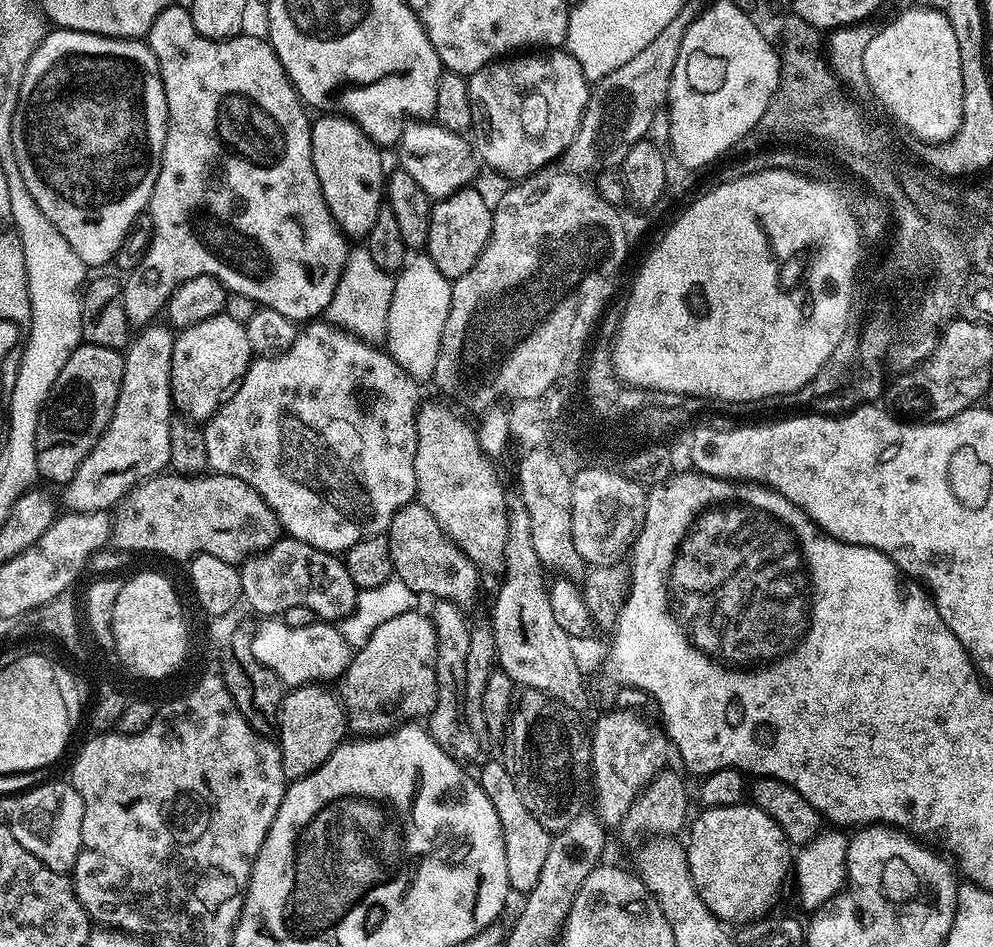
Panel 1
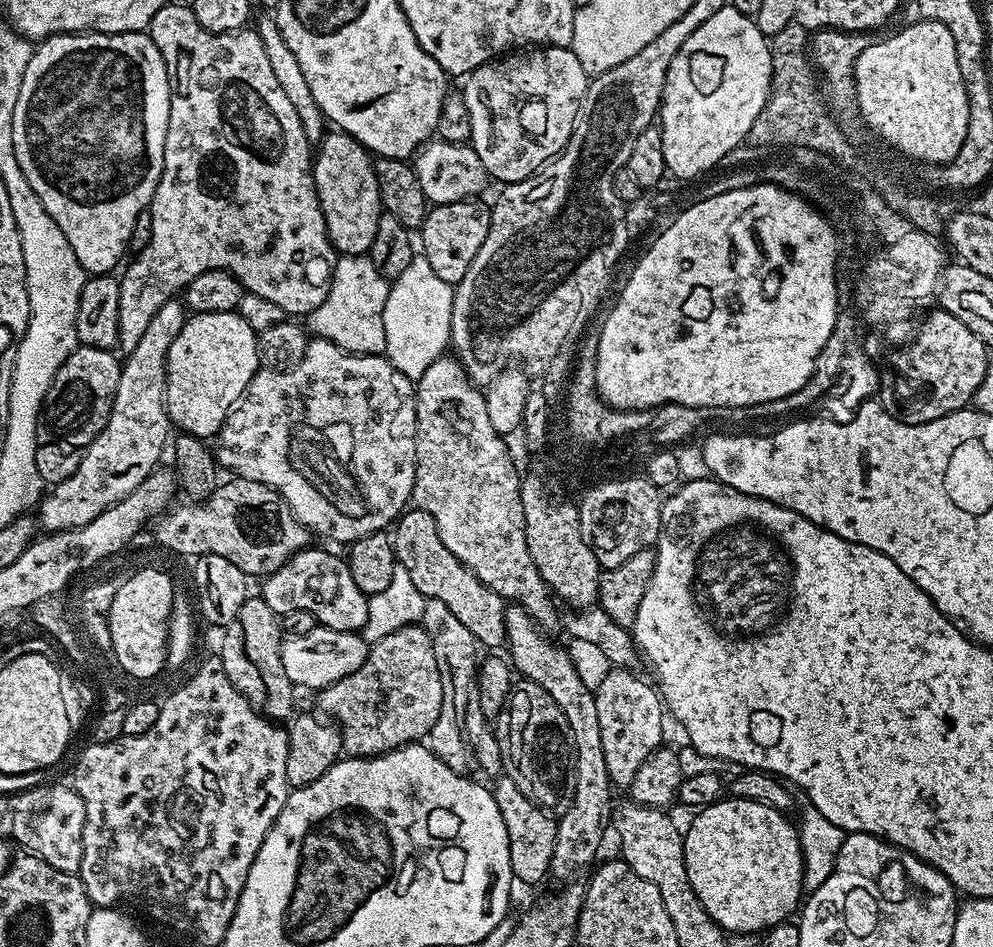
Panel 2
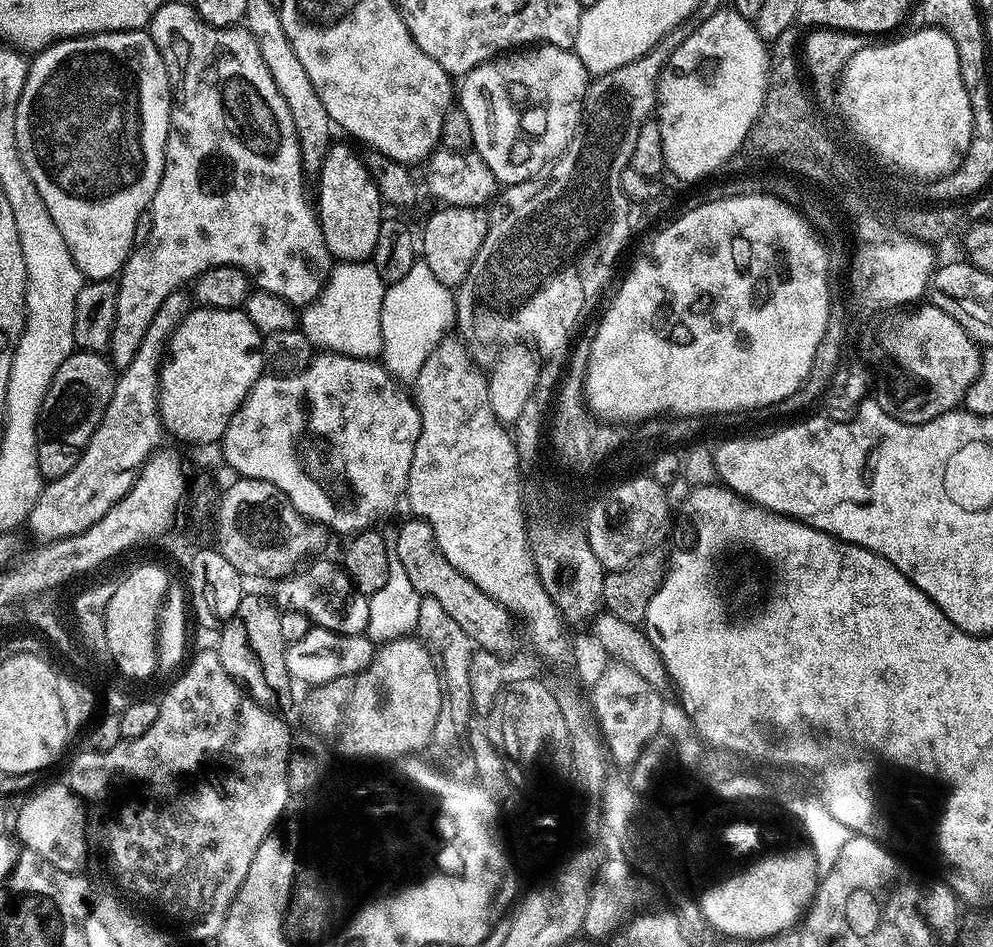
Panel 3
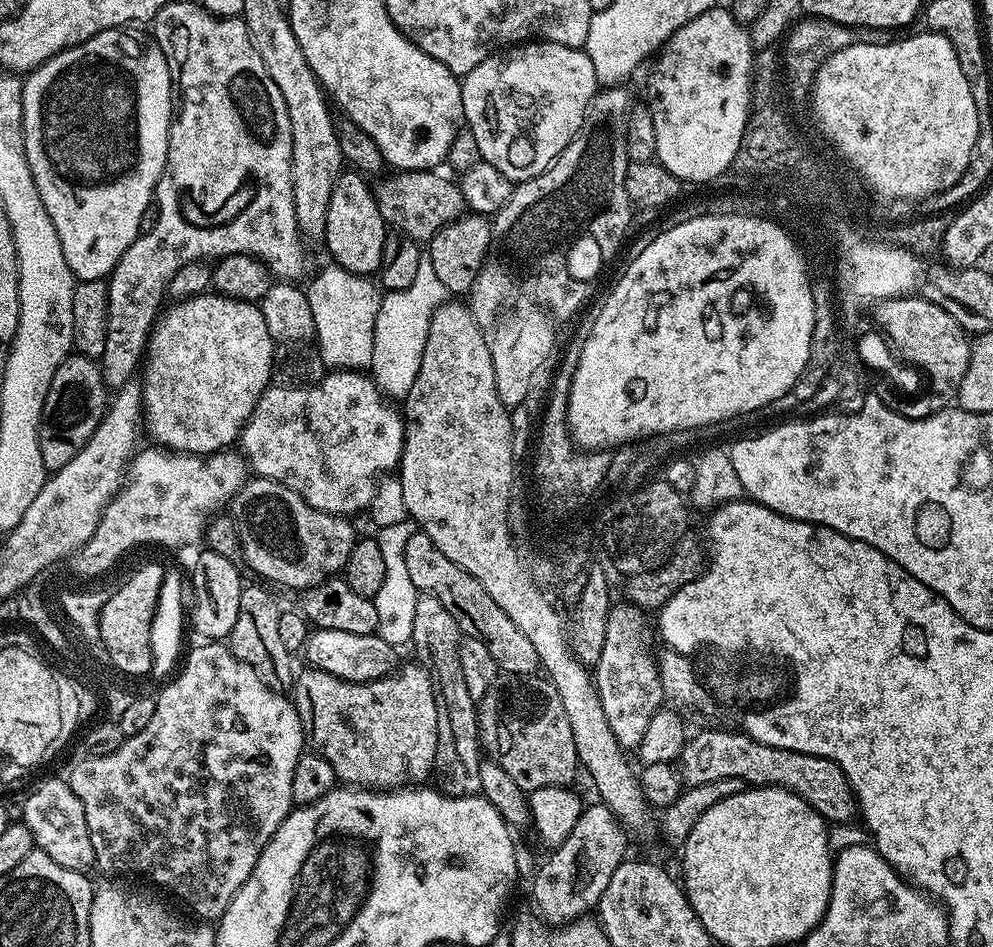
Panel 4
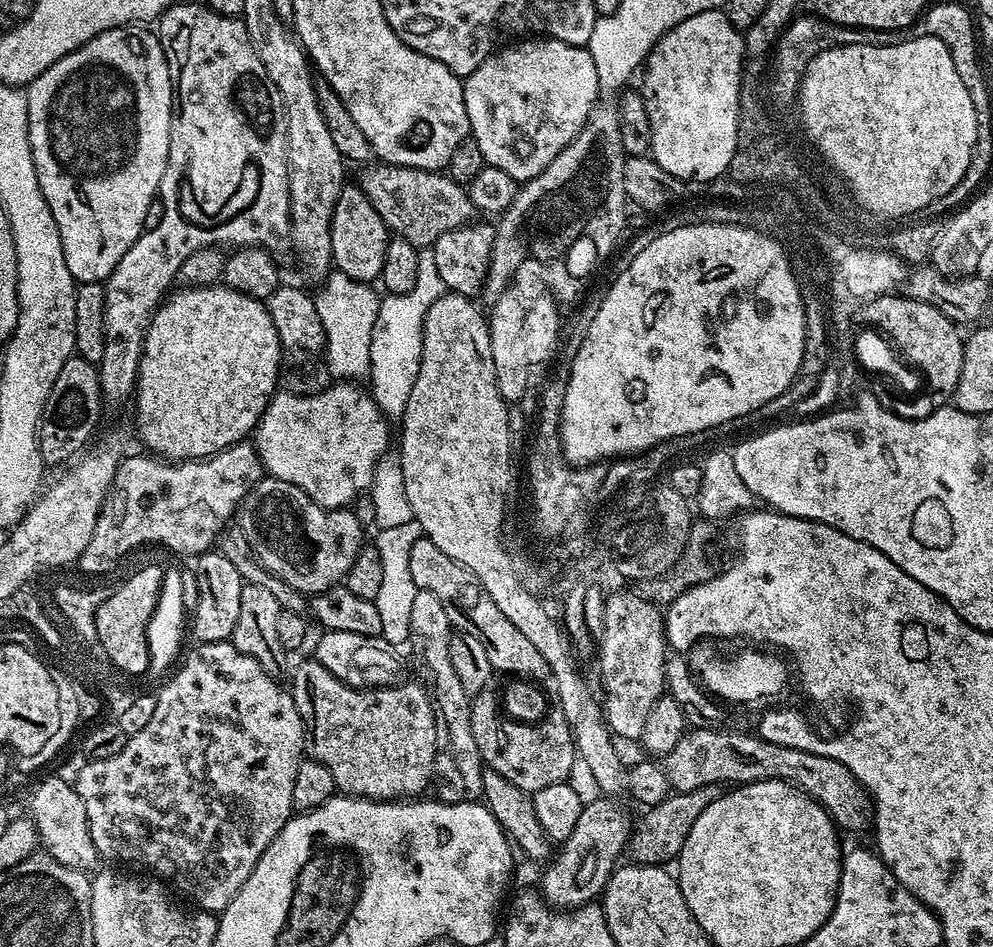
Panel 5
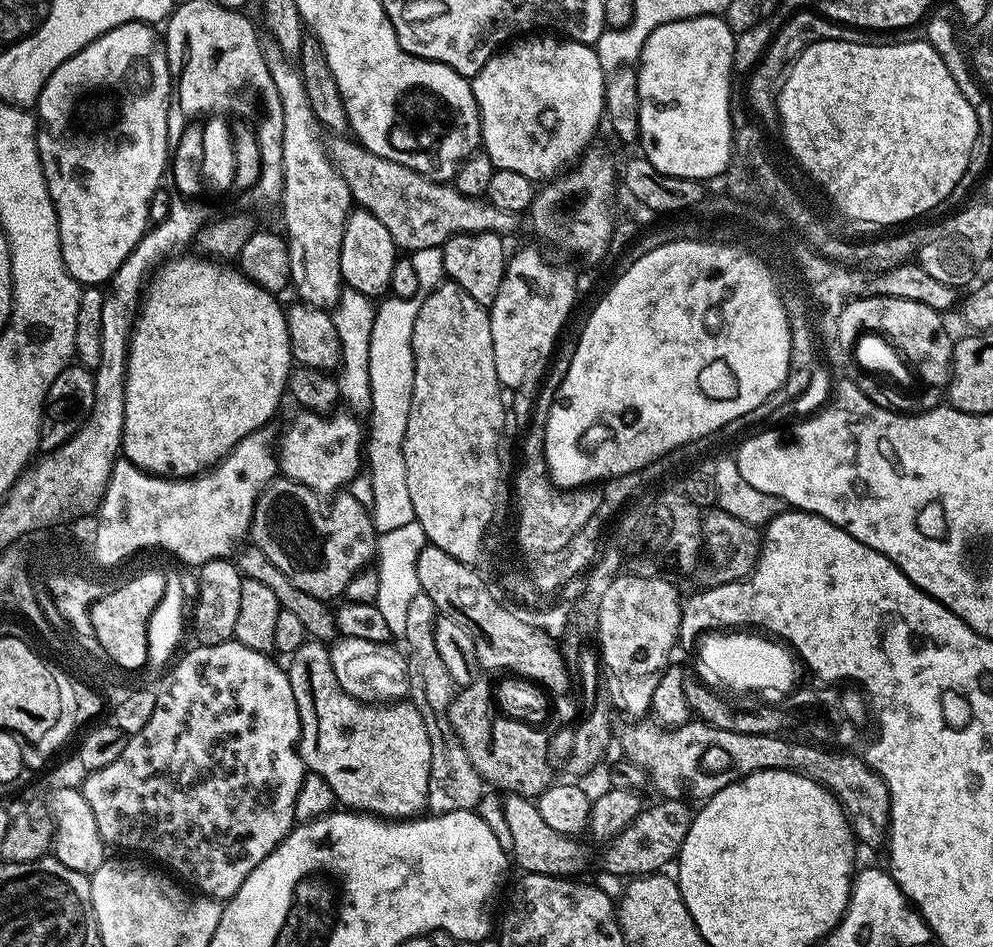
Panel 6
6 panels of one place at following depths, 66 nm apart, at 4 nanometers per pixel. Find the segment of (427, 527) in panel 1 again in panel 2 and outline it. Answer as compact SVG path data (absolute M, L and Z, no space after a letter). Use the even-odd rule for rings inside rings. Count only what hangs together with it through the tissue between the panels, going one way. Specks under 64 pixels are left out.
M412 506L407 509L395 521L394 529L396 533L391 533L392 548L396 554L397 564L406 568L410 579L414 582L417 590L429 600L441 600L450 606L450 611L462 621L462 626L474 634L477 645L488 647L488 650L496 648L505 643L504 613L506 601L494 590L490 590L483 584L477 576L446 546L442 543L442 538L438 534L438 526L430 514L426 514L422 509Z

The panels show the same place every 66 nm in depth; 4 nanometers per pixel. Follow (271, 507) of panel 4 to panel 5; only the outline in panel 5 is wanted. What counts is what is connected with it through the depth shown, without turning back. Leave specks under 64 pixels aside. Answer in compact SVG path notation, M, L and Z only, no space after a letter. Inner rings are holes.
M261 478L260 481L246 494L246 498L241 502L238 509L238 525L242 532L246 534L249 548L253 555L256 556L260 565L268 570L270 574L277 576L292 586L294 590L303 594L325 592L327 588L337 587L337 585L345 579L347 572L354 564L354 560L358 558L361 548L366 544L366 539L364 539L366 538L366 532L362 526L358 524L358 520L352 510L349 510L348 508L337 508L335 510L319 508L319 506L317 506L305 492L298 490L298 486L290 486L290 482L282 482L281 480L274 480L271 478Z

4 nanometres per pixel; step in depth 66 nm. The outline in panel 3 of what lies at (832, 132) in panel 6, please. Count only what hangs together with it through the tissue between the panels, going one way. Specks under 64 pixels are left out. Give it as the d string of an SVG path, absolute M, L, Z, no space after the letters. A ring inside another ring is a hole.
M921 27L901 40L876 44L850 57L844 79L844 108L864 140L872 144L886 160L908 168L920 182L946 177L960 165L972 141L972 107L962 82L958 50L941 28Z

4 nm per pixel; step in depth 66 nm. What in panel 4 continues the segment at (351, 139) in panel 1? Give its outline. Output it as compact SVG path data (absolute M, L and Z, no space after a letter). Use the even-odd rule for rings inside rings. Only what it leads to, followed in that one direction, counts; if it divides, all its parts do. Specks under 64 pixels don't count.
M355 170L340 172L330 194L326 226L322 233L324 244L333 256L331 259L346 271L362 276L379 273L382 246L389 234L384 218L379 213L376 193L371 187L368 189L368 184L369 181Z

